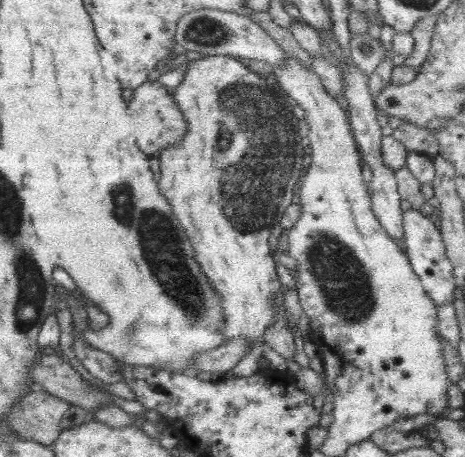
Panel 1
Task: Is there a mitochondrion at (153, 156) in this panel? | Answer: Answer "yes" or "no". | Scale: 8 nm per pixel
no

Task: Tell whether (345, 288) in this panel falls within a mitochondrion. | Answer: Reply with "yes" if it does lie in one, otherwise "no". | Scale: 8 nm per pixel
yes

